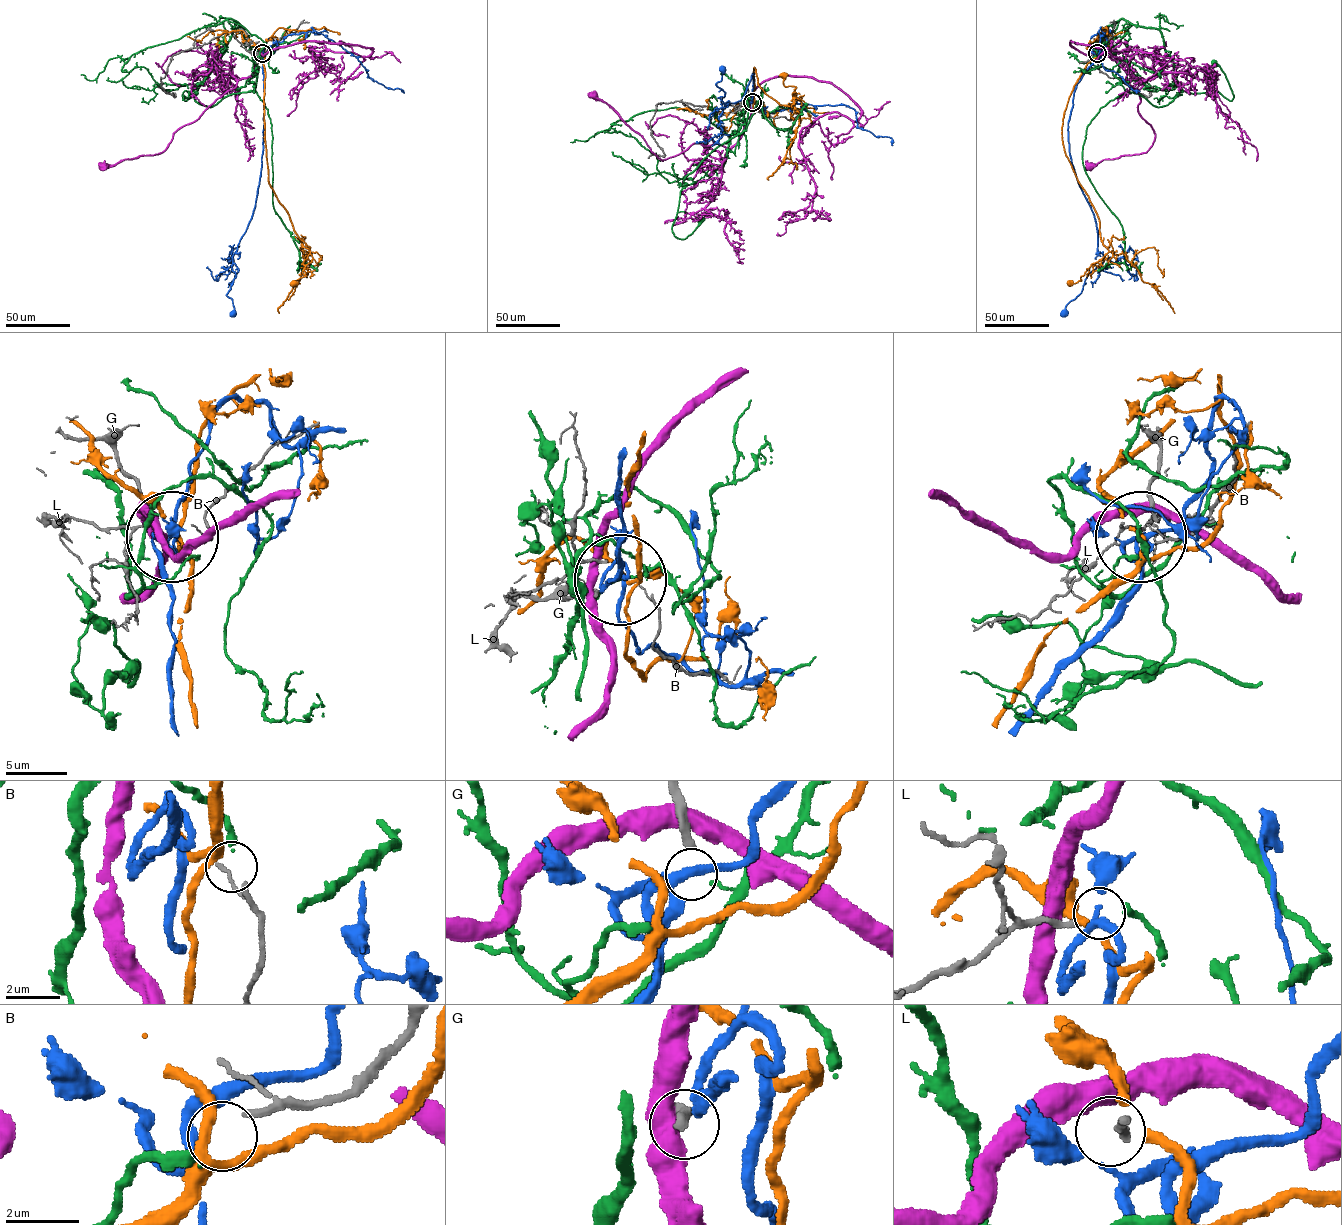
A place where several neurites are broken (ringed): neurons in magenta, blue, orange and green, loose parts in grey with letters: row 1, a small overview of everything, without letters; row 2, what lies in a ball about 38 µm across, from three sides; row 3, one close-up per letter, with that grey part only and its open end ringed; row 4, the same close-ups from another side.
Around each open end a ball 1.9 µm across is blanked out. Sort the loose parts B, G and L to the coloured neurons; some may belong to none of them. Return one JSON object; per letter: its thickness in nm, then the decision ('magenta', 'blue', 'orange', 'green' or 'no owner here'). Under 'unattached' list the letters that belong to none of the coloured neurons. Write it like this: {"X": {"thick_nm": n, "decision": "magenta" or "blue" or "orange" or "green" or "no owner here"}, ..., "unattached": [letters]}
{"B": {"thick_nm": 140, "decision": "green"}, "G": {"thick_nm": 320, "decision": "blue"}, "L": {"thick_nm": 220, "decision": "no owner here"}, "unattached": ["L"]}

